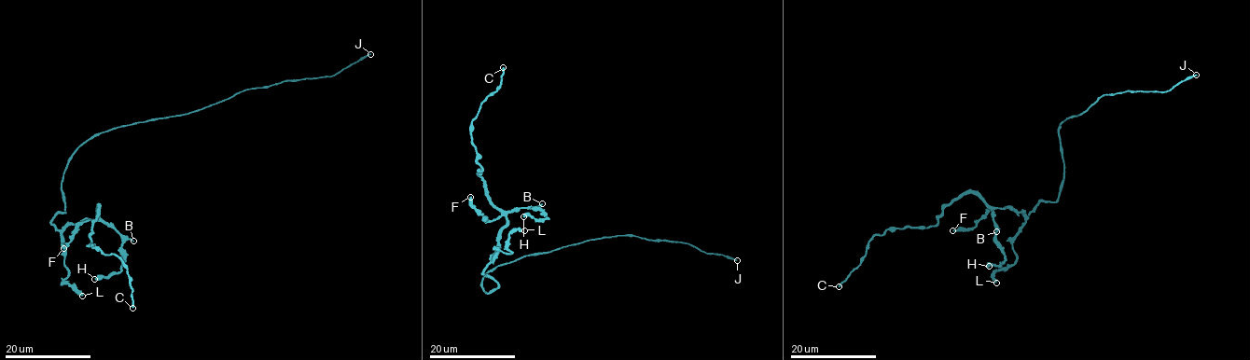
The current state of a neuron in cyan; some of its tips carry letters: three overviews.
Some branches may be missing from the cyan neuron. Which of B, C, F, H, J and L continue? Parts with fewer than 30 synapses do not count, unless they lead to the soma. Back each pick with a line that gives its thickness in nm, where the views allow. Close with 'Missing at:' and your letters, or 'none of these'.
J: 180 nm
Missing at: J

